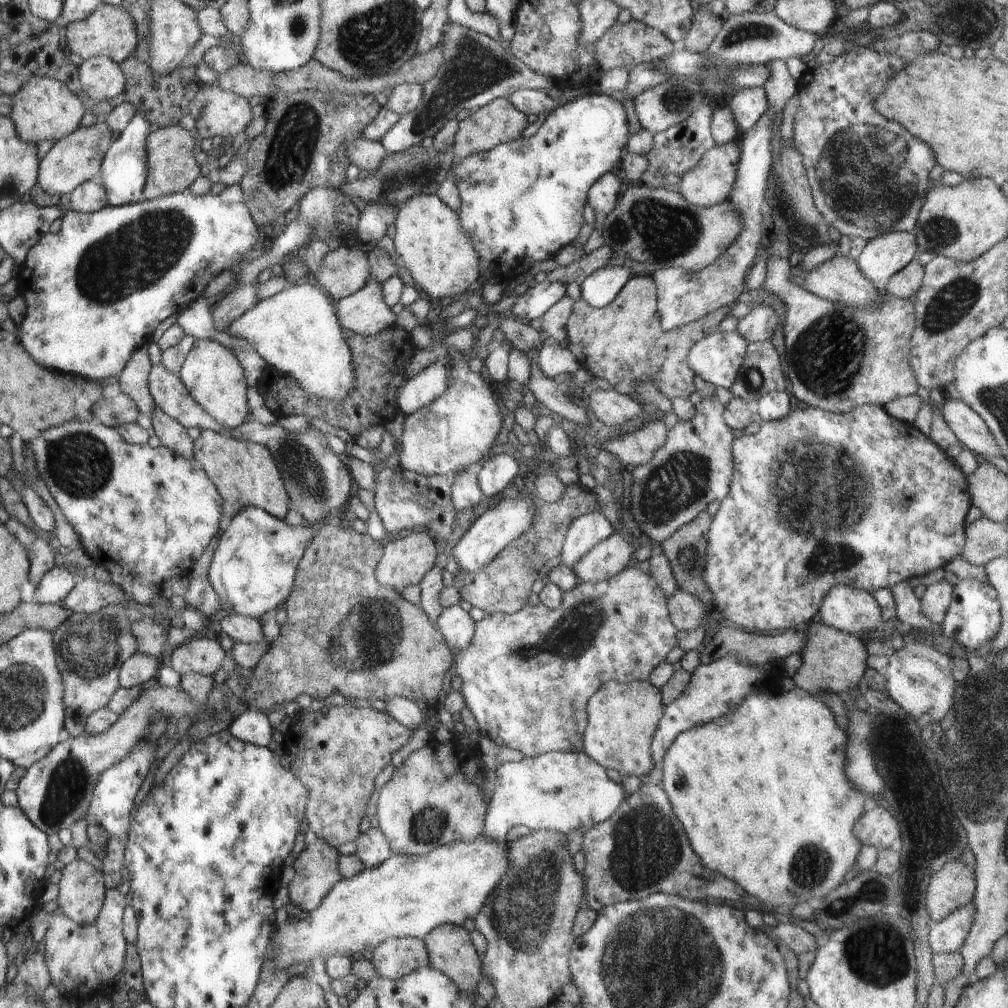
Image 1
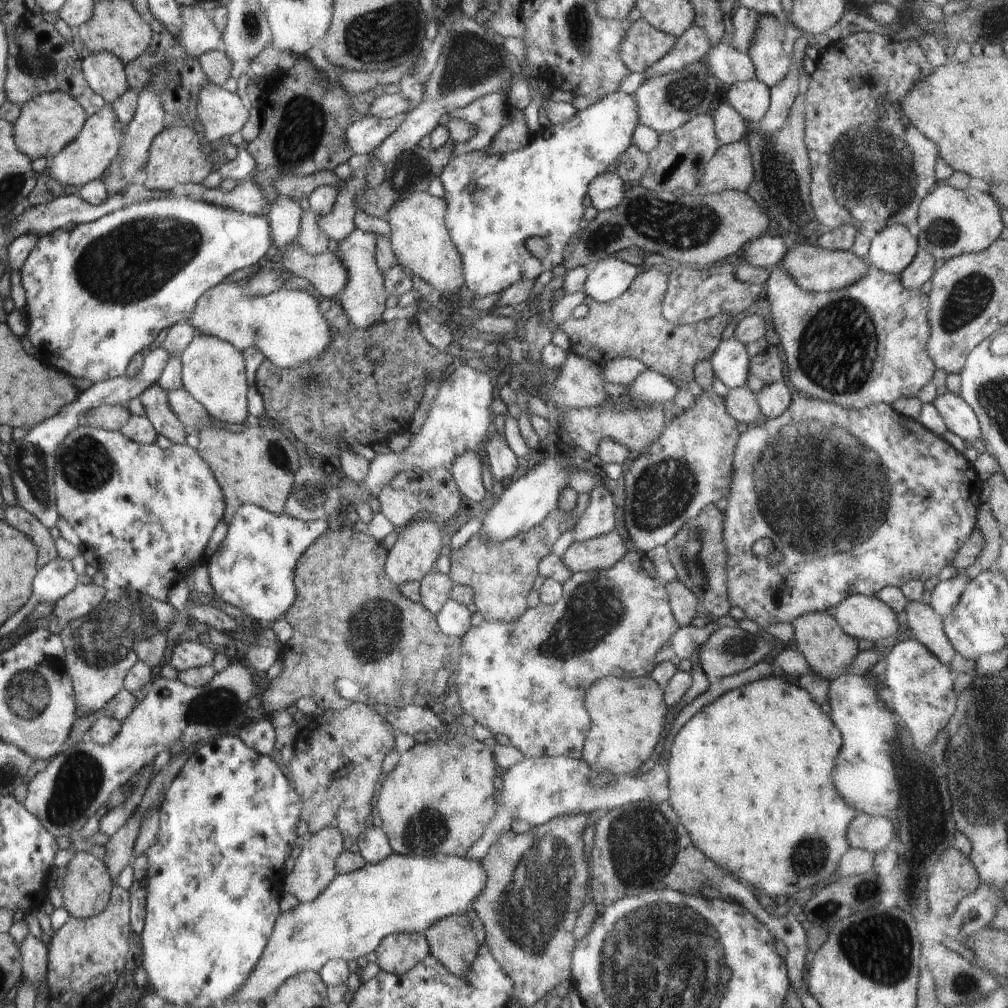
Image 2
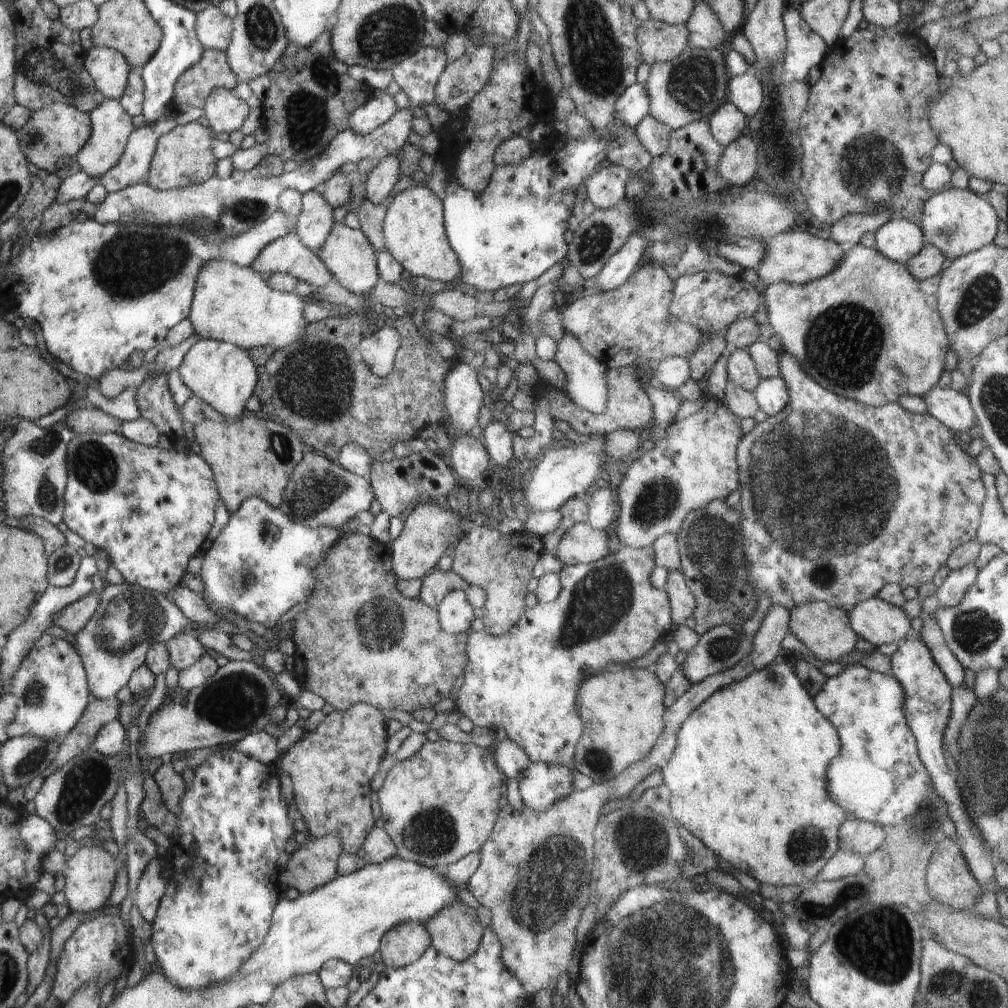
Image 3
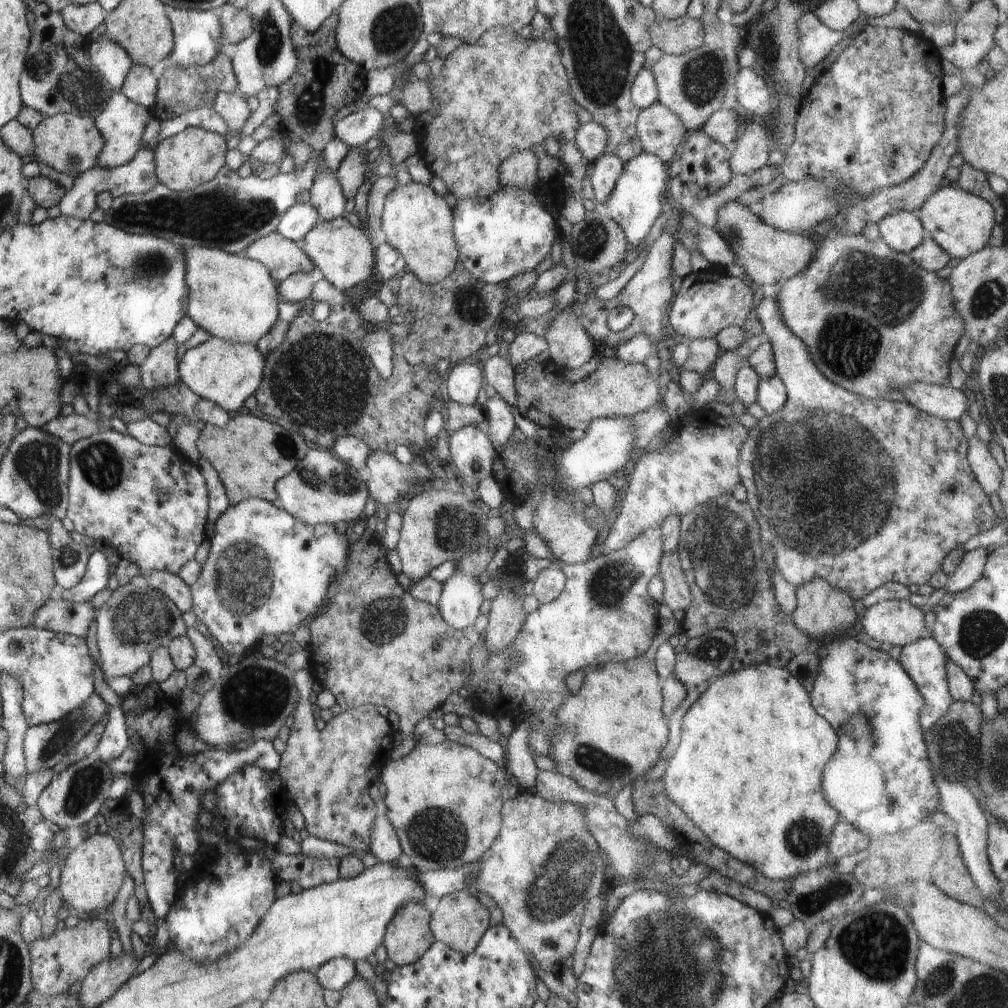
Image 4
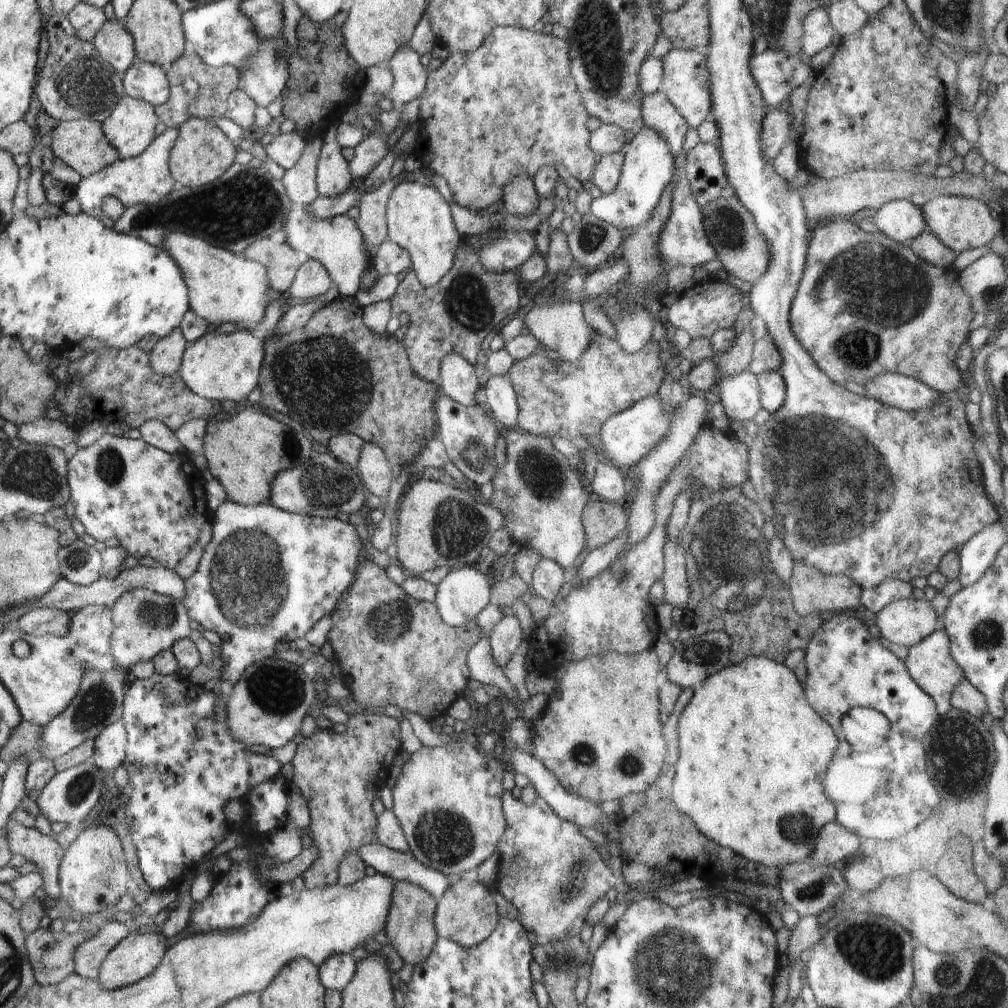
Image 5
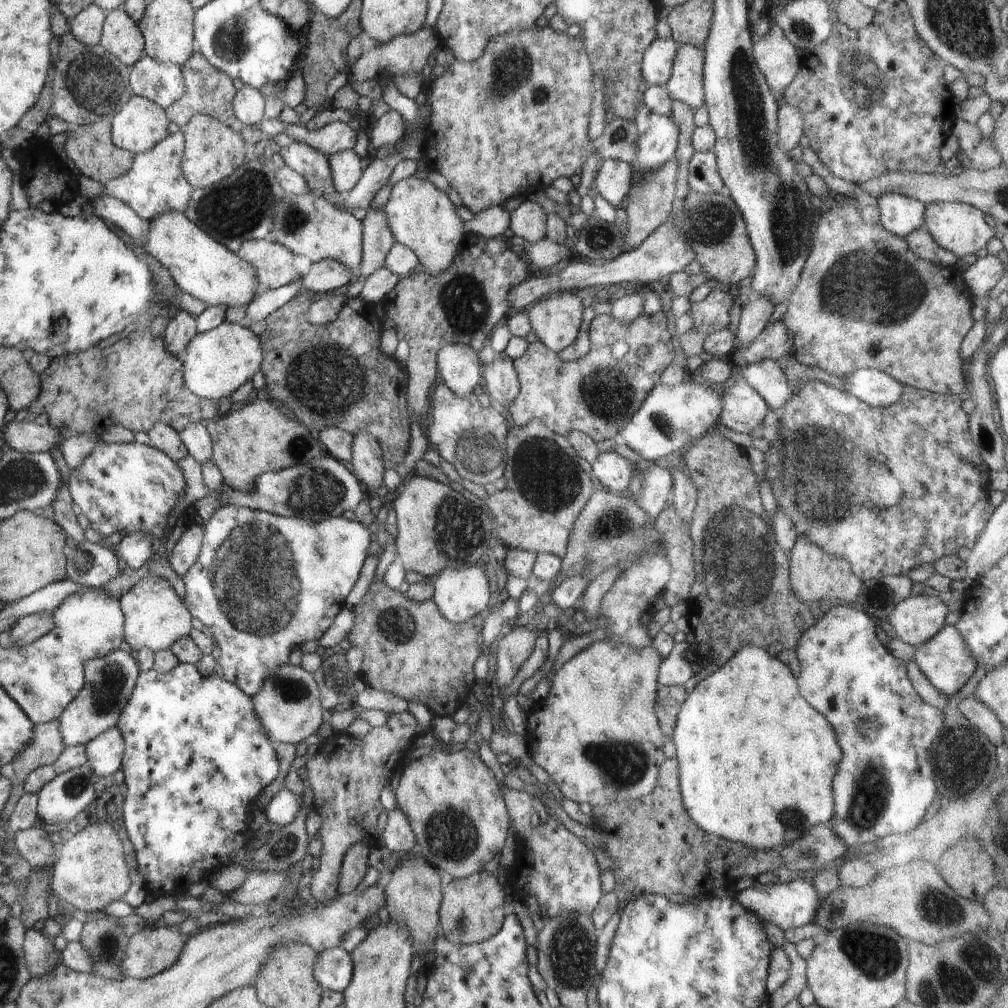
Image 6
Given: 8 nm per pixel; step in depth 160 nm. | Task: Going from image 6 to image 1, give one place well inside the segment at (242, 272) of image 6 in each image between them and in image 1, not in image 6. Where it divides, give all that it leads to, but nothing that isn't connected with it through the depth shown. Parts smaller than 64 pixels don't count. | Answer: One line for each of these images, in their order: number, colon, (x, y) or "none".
1: (295, 331)
2: (288, 327)
3: (232, 303)
4: (233, 297)
5: (223, 287)

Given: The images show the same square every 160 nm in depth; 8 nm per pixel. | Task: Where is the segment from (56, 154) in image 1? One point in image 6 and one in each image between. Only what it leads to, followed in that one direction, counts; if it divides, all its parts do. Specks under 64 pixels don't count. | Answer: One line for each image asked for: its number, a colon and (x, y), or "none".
2: (86, 158)
3: (111, 124)
4: (122, 123)
5: (130, 127)
6: (141, 124)

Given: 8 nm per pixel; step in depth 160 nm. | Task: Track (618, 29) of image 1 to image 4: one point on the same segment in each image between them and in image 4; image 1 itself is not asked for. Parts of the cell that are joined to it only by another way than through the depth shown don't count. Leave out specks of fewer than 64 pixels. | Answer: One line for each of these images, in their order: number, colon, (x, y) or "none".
2: (643, 45)
3: (658, 41)
4: (677, 36)

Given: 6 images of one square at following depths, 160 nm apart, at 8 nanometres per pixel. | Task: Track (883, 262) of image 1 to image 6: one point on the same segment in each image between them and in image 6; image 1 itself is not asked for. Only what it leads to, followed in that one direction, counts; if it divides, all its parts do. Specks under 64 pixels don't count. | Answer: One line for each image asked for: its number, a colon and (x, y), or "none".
2: (892, 249)
3: (899, 239)
4: (902, 230)
5: (900, 220)
6: (900, 214)

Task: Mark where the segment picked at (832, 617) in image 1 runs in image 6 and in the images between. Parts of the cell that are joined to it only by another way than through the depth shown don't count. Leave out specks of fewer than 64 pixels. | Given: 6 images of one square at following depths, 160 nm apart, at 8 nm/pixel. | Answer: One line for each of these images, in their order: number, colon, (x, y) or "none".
2: (861, 616)
3: (877, 621)
4: (895, 622)
5: (906, 622)
6: (916, 619)

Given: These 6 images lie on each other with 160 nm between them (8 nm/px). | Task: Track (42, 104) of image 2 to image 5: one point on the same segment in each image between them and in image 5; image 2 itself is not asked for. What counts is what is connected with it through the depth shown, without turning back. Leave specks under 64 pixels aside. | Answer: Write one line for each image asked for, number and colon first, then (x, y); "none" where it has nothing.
3: (52, 138)
4: (70, 144)
5: (82, 144)

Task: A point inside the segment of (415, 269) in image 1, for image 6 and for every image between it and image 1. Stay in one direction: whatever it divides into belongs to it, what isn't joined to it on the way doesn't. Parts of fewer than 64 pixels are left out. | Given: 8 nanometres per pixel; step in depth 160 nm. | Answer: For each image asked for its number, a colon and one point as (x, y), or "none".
2: (419, 238)
3: (413, 227)
4: (418, 223)
5: (419, 220)
6: (421, 217)

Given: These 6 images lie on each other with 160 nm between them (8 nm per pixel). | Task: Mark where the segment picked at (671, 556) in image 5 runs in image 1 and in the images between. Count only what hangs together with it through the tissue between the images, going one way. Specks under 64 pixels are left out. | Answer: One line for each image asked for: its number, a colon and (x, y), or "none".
1: (686, 612)
2: (683, 602)
3: (682, 601)
4: (676, 595)

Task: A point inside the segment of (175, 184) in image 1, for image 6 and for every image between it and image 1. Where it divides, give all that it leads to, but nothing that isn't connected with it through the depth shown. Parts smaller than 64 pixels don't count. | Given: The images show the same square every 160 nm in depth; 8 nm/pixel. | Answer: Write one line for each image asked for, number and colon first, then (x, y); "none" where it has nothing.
2: (175, 157)
3: (183, 157)
4: (194, 156)
5: (202, 152)
6: (213, 151)

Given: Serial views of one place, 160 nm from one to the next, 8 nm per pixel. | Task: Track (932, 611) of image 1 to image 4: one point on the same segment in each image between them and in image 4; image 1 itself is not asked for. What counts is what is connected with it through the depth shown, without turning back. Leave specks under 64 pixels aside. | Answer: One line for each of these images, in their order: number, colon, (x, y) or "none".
2: (946, 594)
3: (950, 593)
4: (970, 569)

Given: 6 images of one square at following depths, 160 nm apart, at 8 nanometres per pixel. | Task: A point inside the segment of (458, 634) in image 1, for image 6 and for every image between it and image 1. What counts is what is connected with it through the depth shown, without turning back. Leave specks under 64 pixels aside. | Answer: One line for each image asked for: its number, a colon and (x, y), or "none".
2: (454, 619)
3: (456, 614)
4: (461, 597)
5: (464, 592)
6: (459, 594)

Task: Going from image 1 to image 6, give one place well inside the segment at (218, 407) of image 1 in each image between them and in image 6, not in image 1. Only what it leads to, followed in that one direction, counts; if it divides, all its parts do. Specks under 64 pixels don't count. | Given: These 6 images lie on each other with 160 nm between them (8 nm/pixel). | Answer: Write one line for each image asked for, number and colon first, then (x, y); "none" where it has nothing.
2: (212, 370)
3: (223, 375)
4: (225, 372)
5: (219, 366)
6: (217, 362)

